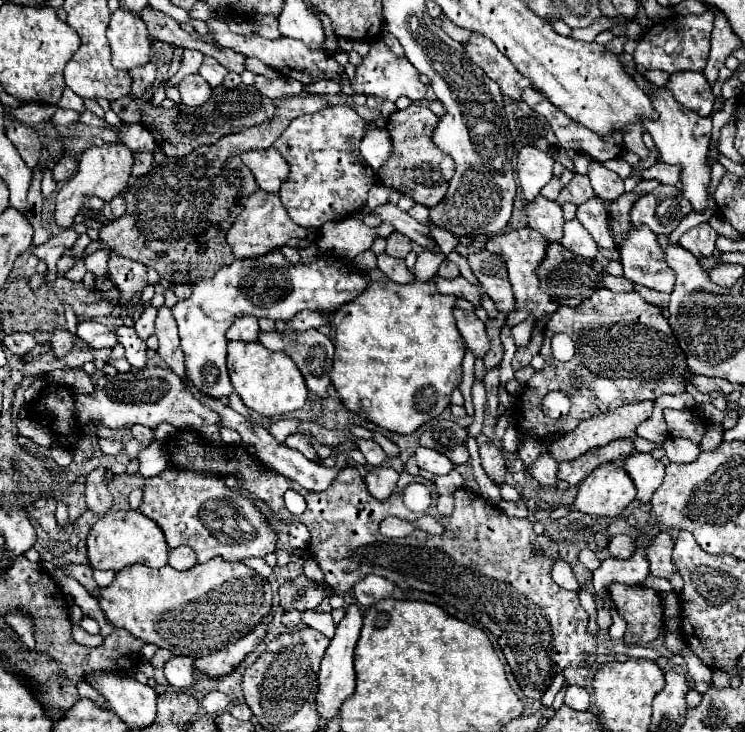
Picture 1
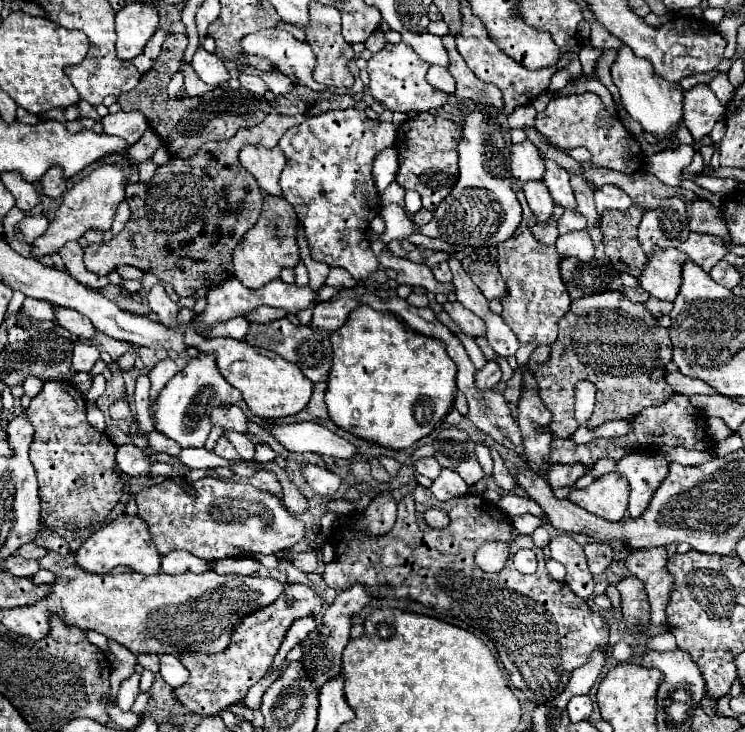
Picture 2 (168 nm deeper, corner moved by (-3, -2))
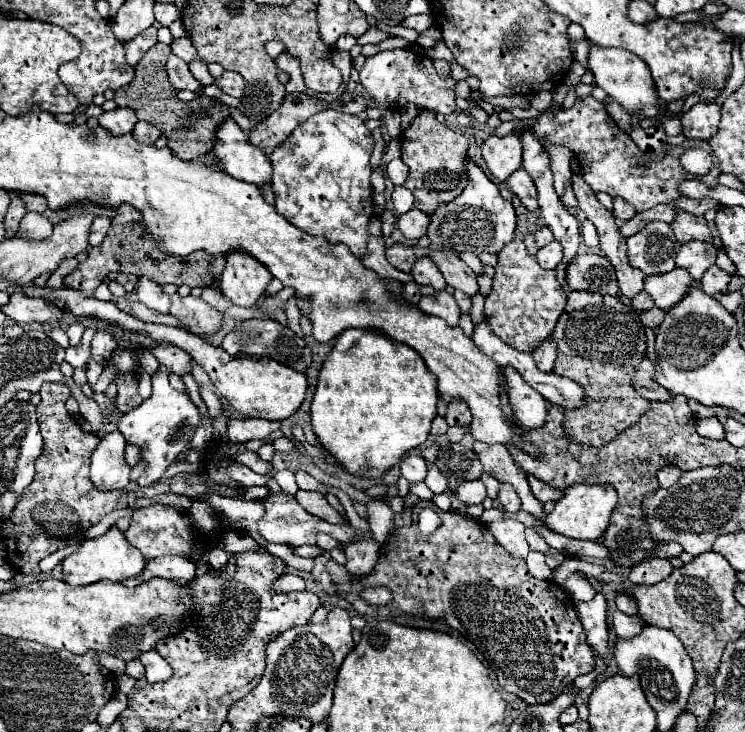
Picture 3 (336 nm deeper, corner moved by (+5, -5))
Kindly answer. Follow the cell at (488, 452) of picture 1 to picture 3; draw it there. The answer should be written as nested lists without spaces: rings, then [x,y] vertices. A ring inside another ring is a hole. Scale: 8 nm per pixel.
[[[500,484],[498,500],[502,502],[504,510],[508,510],[508,512],[518,512],[520,510],[520,498],[518,498],[516,490],[510,484]]]

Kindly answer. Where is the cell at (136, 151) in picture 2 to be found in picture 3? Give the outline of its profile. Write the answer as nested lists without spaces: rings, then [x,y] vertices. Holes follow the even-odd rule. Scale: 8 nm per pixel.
[[[138,122],[132,130],[132,136],[138,144],[154,144],[160,138],[160,130],[148,122]]]

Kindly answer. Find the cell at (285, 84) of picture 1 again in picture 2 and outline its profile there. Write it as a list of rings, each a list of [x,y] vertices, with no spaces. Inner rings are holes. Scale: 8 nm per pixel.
[[[240,71],[238,81],[242,83],[242,87],[244,87],[244,89],[248,89],[250,93],[256,93],[256,95],[264,95],[264,93],[268,91],[268,85],[266,85],[258,75],[250,75],[250,73]]]

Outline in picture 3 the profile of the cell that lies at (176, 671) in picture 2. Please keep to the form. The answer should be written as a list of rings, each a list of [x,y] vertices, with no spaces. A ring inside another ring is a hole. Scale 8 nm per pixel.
[[[156,650],[144,652],[140,656],[140,662],[146,668],[146,680],[148,682],[166,682],[172,676],[172,668],[168,666],[168,662]]]

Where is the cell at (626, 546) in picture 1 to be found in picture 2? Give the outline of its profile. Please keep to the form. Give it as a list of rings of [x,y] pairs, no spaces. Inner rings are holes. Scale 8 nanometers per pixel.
[[[664,547],[630,551],[630,555],[624,559],[626,569],[646,585],[654,625],[666,625],[664,609],[668,603],[668,591],[672,589],[672,577],[666,571],[666,561],[668,551]]]

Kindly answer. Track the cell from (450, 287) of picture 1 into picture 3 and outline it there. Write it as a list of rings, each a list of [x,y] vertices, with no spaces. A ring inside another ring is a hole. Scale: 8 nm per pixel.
[[[370,236],[370,238],[368,238],[368,252],[366,252],[362,264],[364,264],[366,268],[374,270],[374,272],[376,272],[380,278],[384,278],[384,280],[396,280],[396,282],[400,282],[400,284],[412,282],[412,280],[414,280],[412,274],[406,274],[406,272],[396,270],[396,268],[386,260],[384,250],[386,250],[386,248],[384,248],[384,240]]]

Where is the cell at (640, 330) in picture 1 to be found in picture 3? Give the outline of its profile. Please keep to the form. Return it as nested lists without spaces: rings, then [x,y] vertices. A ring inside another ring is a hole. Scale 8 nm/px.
[[[570,292],[566,310],[562,312],[552,340],[558,344],[558,356],[554,362],[554,374],[574,380],[584,388],[584,404],[580,408],[566,408],[564,410],[564,434],[578,444],[586,446],[604,446],[614,440],[622,430],[634,426],[638,418],[648,410],[652,404],[650,400],[638,396],[636,388],[632,386],[632,376],[646,354],[646,330],[630,306],[622,304],[614,296],[602,296],[592,292]]]

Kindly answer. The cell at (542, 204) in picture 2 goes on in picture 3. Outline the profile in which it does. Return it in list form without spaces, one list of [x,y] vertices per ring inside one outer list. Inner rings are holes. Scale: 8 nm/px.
[[[518,170],[516,174],[512,174],[512,178],[506,180],[508,188],[520,198],[520,202],[530,210],[538,210],[538,198],[536,198],[536,186],[530,178],[530,174],[526,170]]]

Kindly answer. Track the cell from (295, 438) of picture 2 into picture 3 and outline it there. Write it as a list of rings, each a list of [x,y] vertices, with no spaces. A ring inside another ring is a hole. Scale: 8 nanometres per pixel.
[[[230,418],[228,420],[228,438],[230,438],[230,442],[264,440],[276,430],[280,430],[280,422],[252,420],[252,418]]]

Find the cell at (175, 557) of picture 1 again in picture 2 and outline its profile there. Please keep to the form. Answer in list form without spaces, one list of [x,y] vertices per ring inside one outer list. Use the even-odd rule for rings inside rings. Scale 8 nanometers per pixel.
[[[170,551],[168,555],[162,557],[162,563],[160,563],[160,571],[168,573],[168,575],[180,575],[186,571],[204,573],[208,569],[210,569],[210,565],[204,563],[204,559],[192,557],[188,551]]]

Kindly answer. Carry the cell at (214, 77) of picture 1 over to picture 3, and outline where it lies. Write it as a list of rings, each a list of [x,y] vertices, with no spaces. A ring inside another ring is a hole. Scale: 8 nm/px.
[[[184,36],[180,40],[174,40],[172,42],[172,52],[176,56],[180,56],[182,60],[186,60],[188,64],[194,62],[194,60],[198,60],[198,52],[196,52],[196,48],[194,48],[194,44],[192,44],[192,40],[188,36]]]

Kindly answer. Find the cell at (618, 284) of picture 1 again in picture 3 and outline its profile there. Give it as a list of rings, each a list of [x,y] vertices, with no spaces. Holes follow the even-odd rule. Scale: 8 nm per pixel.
[[[640,292],[640,294],[636,294],[632,300],[630,300],[630,304],[632,304],[632,308],[634,310],[648,310],[648,308],[652,308],[654,306],[654,302],[652,302],[652,298],[650,298],[650,294],[648,292]]]

